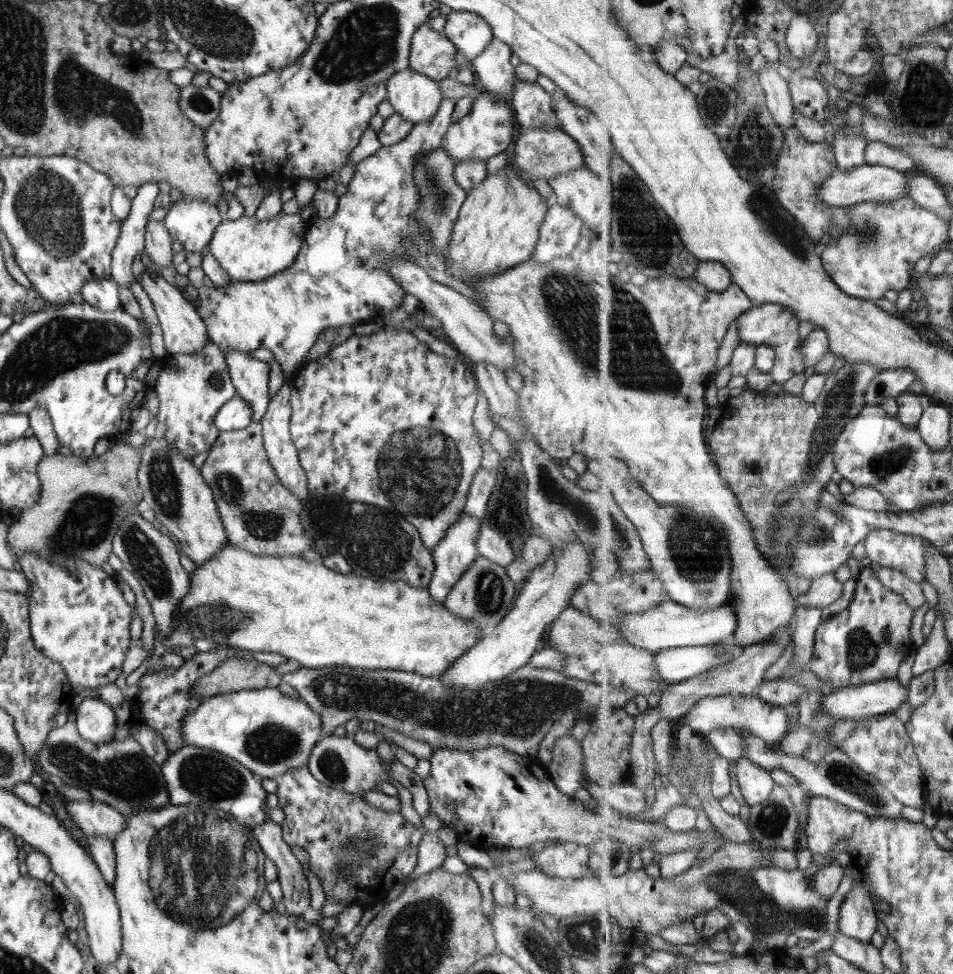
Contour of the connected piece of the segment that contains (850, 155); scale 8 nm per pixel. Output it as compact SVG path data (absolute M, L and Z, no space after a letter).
M859 104L848 108L850 124L834 132L835 151L838 153L837 163L839 168L850 170L868 164L867 152L872 140L864 132L866 112Z

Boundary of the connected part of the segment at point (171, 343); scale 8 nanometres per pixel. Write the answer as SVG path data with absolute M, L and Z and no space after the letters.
M146 268L140 276L140 285L146 291L146 294L152 300L158 322L164 332L164 345L166 345L167 354L176 353L196 353L201 350L208 340L206 324L202 316L198 314L195 305L192 305L182 294L182 291L168 284L160 275L148 271Z

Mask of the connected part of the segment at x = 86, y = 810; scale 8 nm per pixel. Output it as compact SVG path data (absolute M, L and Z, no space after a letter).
M62 799L66 811L86 836L102 835L114 840L124 829L126 817L104 802Z

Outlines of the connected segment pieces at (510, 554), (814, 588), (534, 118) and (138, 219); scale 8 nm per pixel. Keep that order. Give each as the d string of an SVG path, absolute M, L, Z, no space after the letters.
M483 525L480 528L476 547L478 547L480 555L500 566L506 567L510 562L515 564L517 561L516 556L518 552L514 551L510 544L508 544L508 541L502 538L498 532L490 530L488 526Z
M836 573L825 574L812 580L809 590L800 595L797 600L799 605L818 607L822 610L836 604L846 592L846 583L842 582Z
M514 76L511 107L523 130L546 127L553 110L553 96L538 83Z
M155 182L141 184L137 198L131 201L131 212L121 224L120 239L112 251L110 277L124 288L136 281L132 264L145 249L145 227L159 191Z

